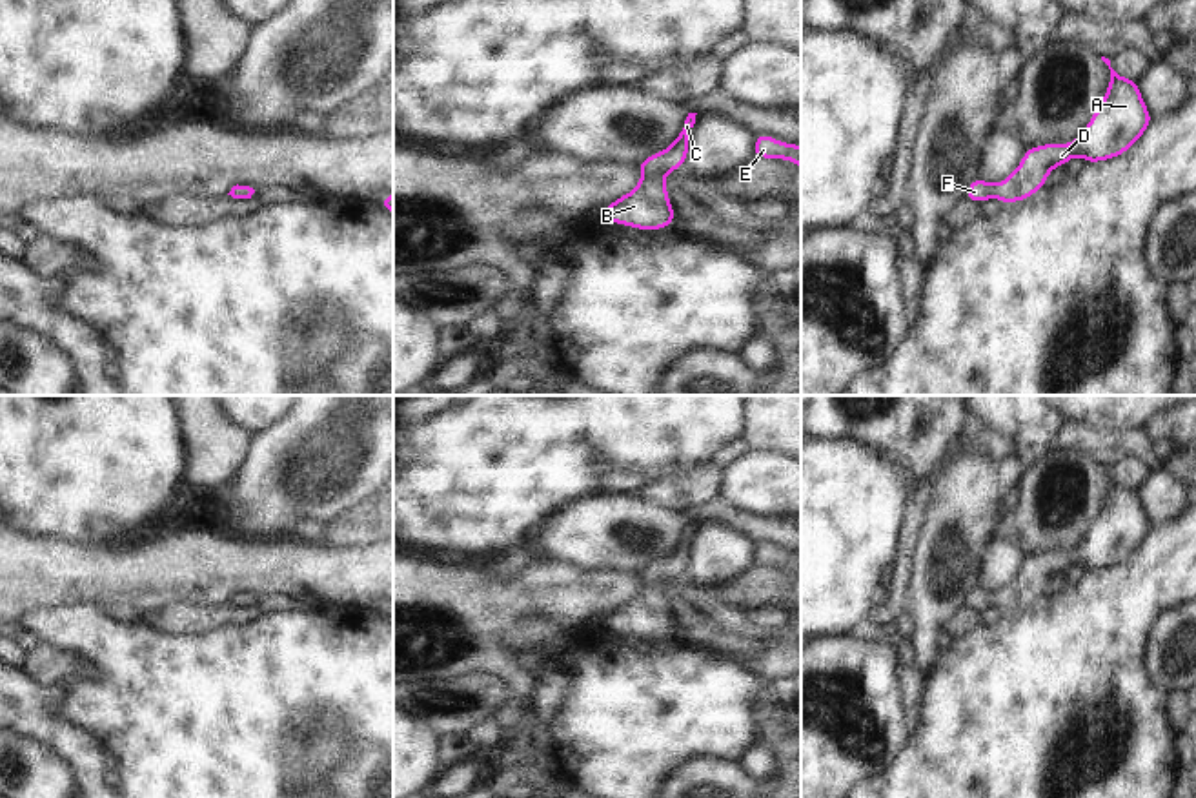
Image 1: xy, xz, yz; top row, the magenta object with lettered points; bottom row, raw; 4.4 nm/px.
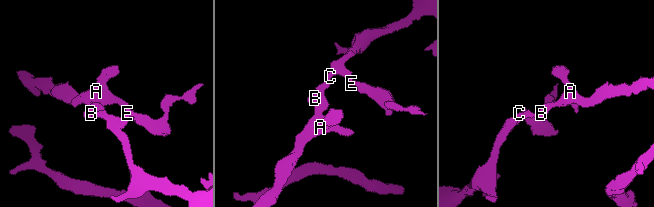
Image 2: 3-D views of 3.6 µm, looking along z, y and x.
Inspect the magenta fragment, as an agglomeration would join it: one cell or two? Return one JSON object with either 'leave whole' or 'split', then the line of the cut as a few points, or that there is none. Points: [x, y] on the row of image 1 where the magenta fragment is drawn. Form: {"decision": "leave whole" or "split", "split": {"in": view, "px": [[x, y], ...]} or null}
{"decision": "leave whole", "split": null}

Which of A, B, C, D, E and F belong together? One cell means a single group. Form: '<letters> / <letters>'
A B C D E F

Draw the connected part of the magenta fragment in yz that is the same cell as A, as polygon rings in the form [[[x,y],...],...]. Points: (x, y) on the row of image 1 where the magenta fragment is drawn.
[[[1101,56],[1101,60],[1103,60],[1103,62],[1109,66],[1109,69],[1110,69],[1110,80],[1109,80],[1109,87],[1107,87],[1105,98],[1103,98],[1101,104],[1098,106],[1096,113],[1090,117],[1085,131],[1083,131],[1078,138],[1074,138],[1072,142],[1069,142],[1069,144],[1041,144],[1041,146],[1038,146],[1038,148],[1029,148],[1029,149],[1025,151],[1019,166],[1018,166],[1005,180],[1001,180],[1001,182],[998,182],[998,184],[992,186],[990,182],[983,180],[983,179],[979,177],[979,179],[976,179],[974,182],[970,182],[968,188],[967,188],[967,193],[965,193],[967,199],[970,199],[972,202],[985,202],[985,200],[996,197],[996,199],[999,199],[1003,204],[1025,200],[1025,199],[1032,197],[1039,188],[1045,186],[1047,177],[1049,177],[1049,173],[1050,173],[1054,168],[1065,166],[1072,157],[1078,155],[1078,157],[1081,157],[1085,162],[1101,162],[1101,160],[1107,160],[1107,159],[1116,159],[1116,157],[1123,155],[1123,153],[1147,131],[1152,117],[1150,117],[1150,113],[1149,113],[1143,98],[1141,98],[1141,91],[1140,91],[1140,87],[1138,87],[1138,82],[1129,80],[1129,78],[1118,75],[1118,73],[1110,67],[1110,60],[1109,60],[1109,58]]]

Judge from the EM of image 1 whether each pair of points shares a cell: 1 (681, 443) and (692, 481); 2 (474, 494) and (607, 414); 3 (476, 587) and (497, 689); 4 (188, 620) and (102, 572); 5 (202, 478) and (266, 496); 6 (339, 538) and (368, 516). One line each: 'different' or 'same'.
1: different
2: same
3: different
4: different
5: different
6: same

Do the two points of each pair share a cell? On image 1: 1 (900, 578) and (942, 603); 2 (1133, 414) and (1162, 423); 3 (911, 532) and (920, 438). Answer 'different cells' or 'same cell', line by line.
1: different cells
2: different cells
3: different cells

